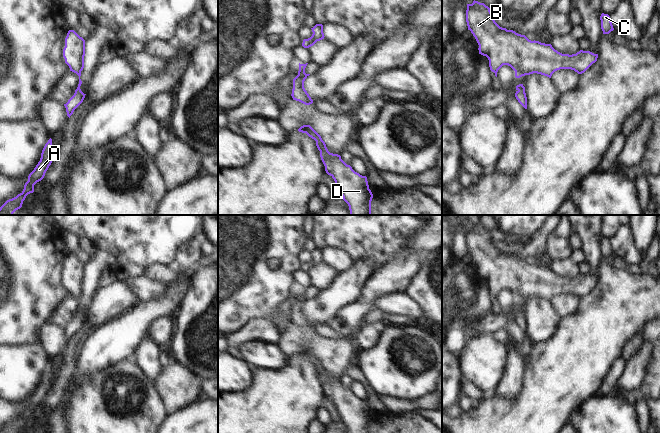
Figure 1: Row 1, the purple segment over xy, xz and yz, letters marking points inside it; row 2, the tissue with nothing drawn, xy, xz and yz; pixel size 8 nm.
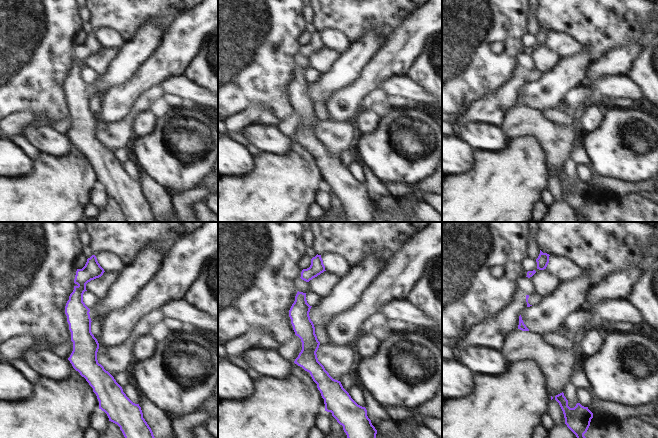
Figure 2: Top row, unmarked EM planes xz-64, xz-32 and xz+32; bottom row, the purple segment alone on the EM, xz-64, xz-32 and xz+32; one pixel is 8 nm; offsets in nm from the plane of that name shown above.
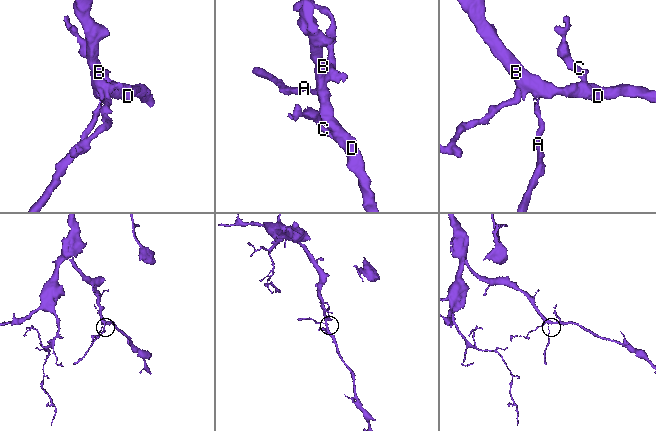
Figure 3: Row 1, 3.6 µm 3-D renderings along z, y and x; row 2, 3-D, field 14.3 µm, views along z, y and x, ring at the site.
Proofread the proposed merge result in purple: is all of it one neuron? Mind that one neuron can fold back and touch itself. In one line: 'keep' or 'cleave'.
cleave

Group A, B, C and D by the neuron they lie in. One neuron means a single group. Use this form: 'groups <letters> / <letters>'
groups A / B C D

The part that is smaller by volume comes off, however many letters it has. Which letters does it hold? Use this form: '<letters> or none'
A

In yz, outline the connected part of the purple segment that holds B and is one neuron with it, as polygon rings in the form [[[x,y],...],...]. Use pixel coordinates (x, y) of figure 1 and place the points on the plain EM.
[[[475,224],[467,228],[466,246],[479,269],[479,278],[488,282],[496,301],[503,289],[525,299],[537,297],[549,302],[560,293],[582,298],[598,282],[598,278],[583,274],[572,279],[562,278],[551,268],[531,265],[525,259],[502,252],[495,246],[490,232]]]

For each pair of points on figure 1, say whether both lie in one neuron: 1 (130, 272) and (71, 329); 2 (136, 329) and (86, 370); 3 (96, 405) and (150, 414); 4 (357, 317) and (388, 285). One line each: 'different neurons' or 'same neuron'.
1: different neurons
2: same neuron
3: same neuron
4: same neuron

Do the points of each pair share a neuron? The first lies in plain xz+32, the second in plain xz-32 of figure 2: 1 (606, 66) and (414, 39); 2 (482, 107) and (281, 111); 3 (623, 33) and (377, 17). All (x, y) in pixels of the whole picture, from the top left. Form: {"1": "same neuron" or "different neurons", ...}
{"1": "same neuron", "2": "different neurons", "3": "same neuron"}

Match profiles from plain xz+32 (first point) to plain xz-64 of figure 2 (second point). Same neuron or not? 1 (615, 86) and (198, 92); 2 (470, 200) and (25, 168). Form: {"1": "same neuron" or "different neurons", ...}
{"1": "same neuron", "2": "different neurons"}

